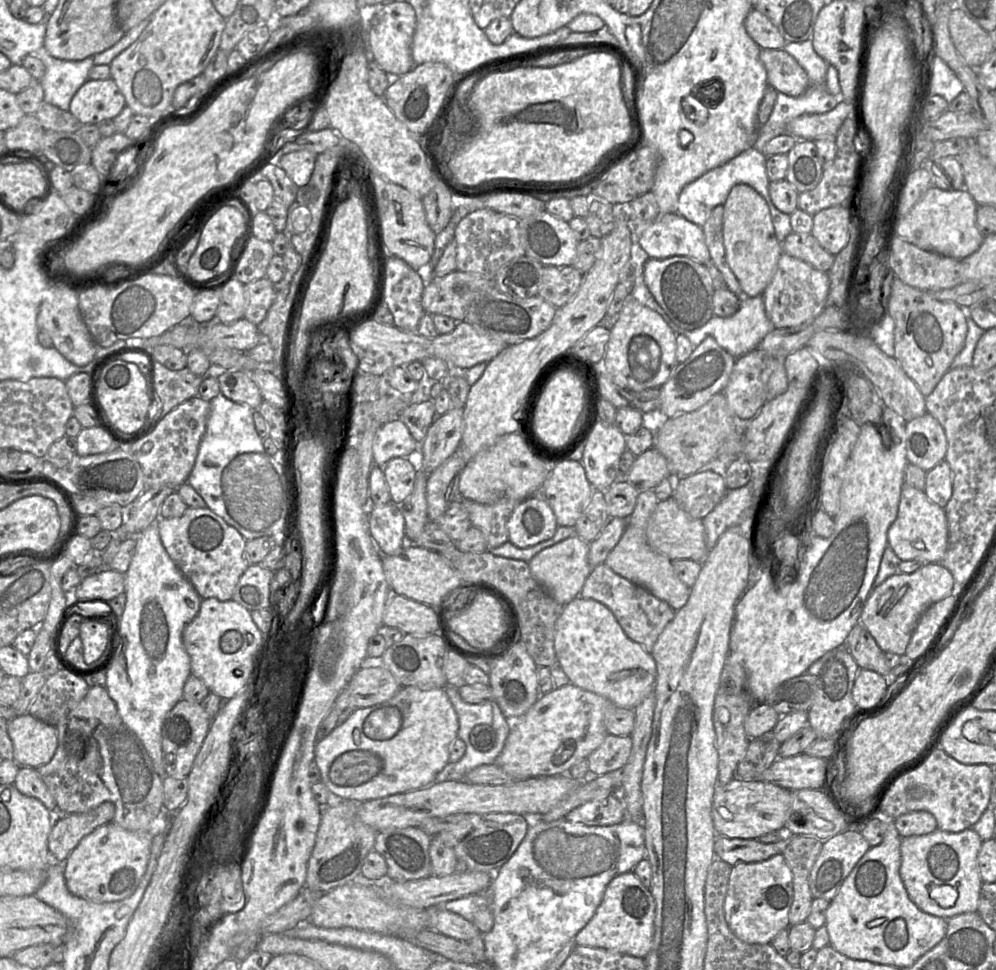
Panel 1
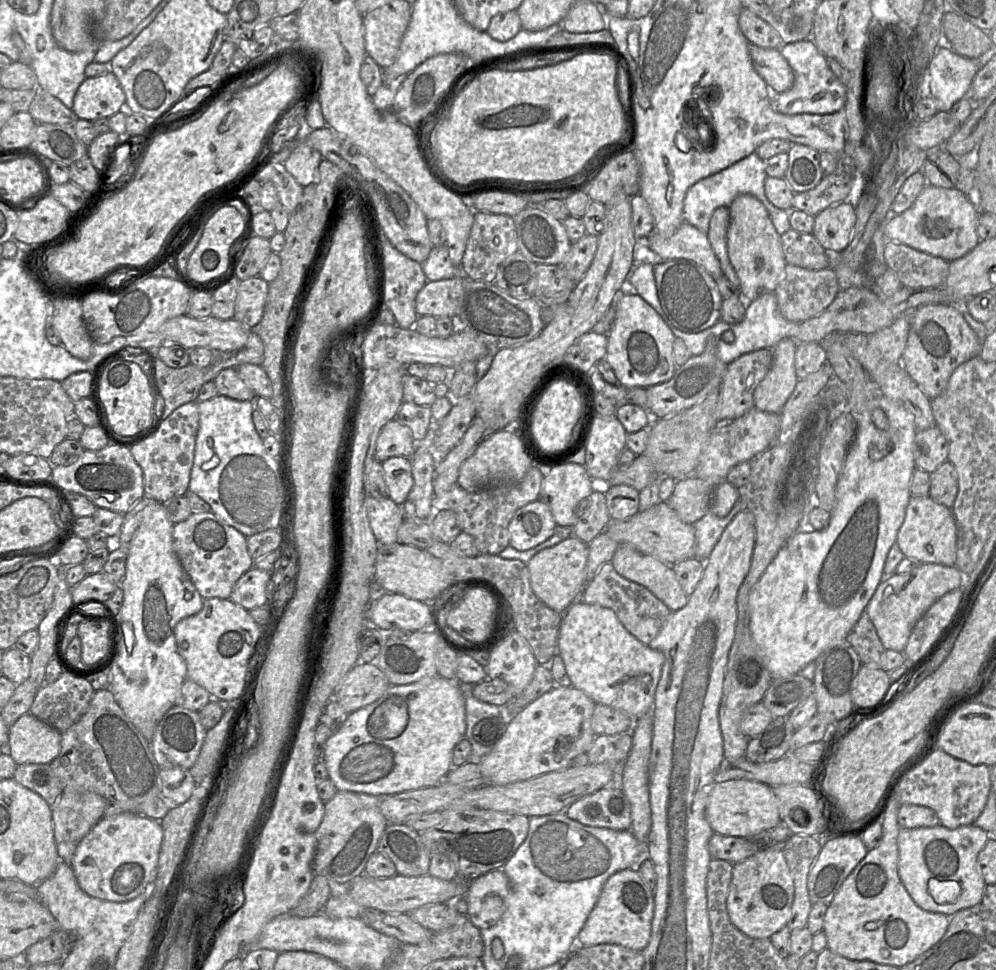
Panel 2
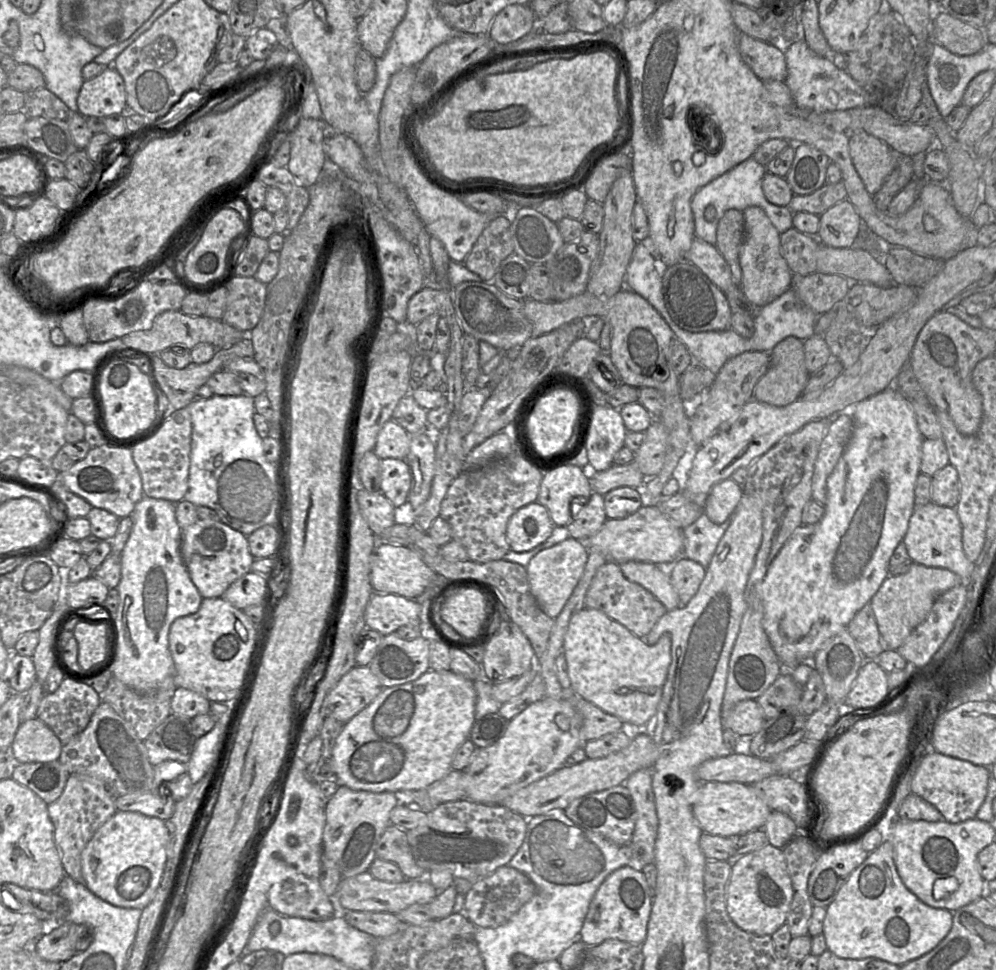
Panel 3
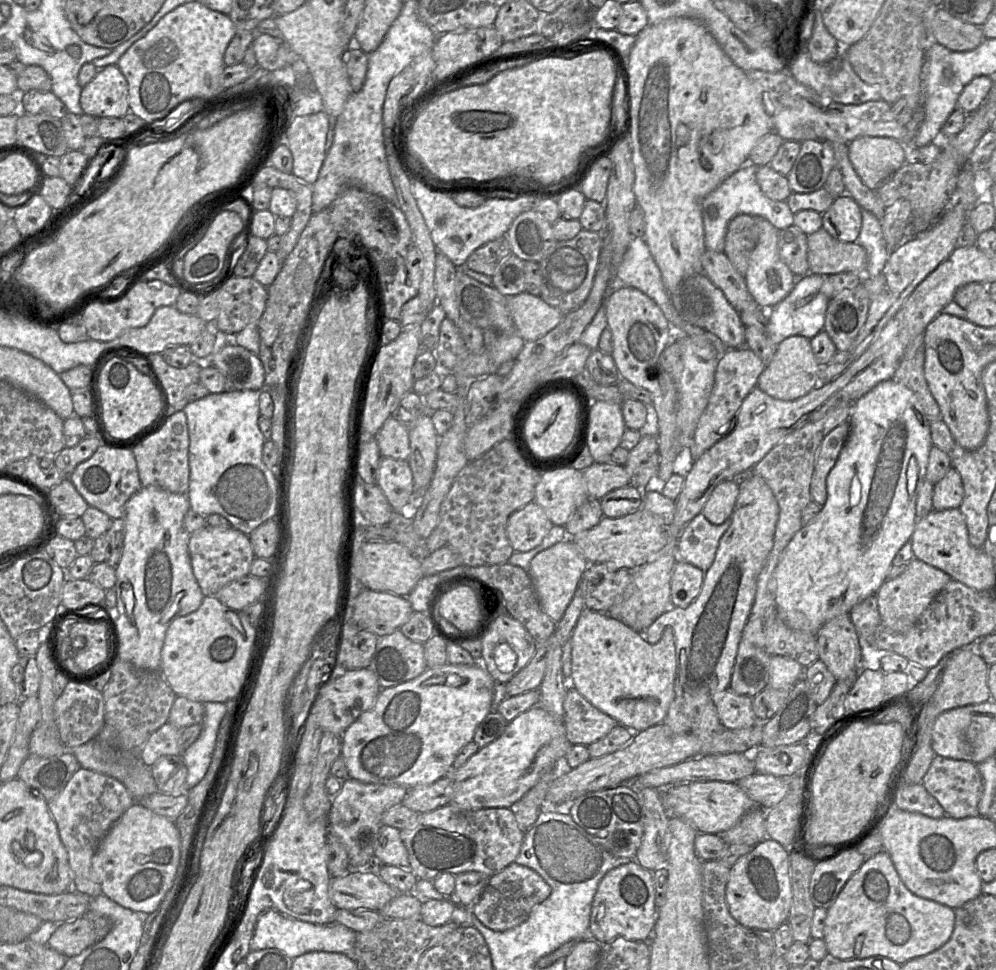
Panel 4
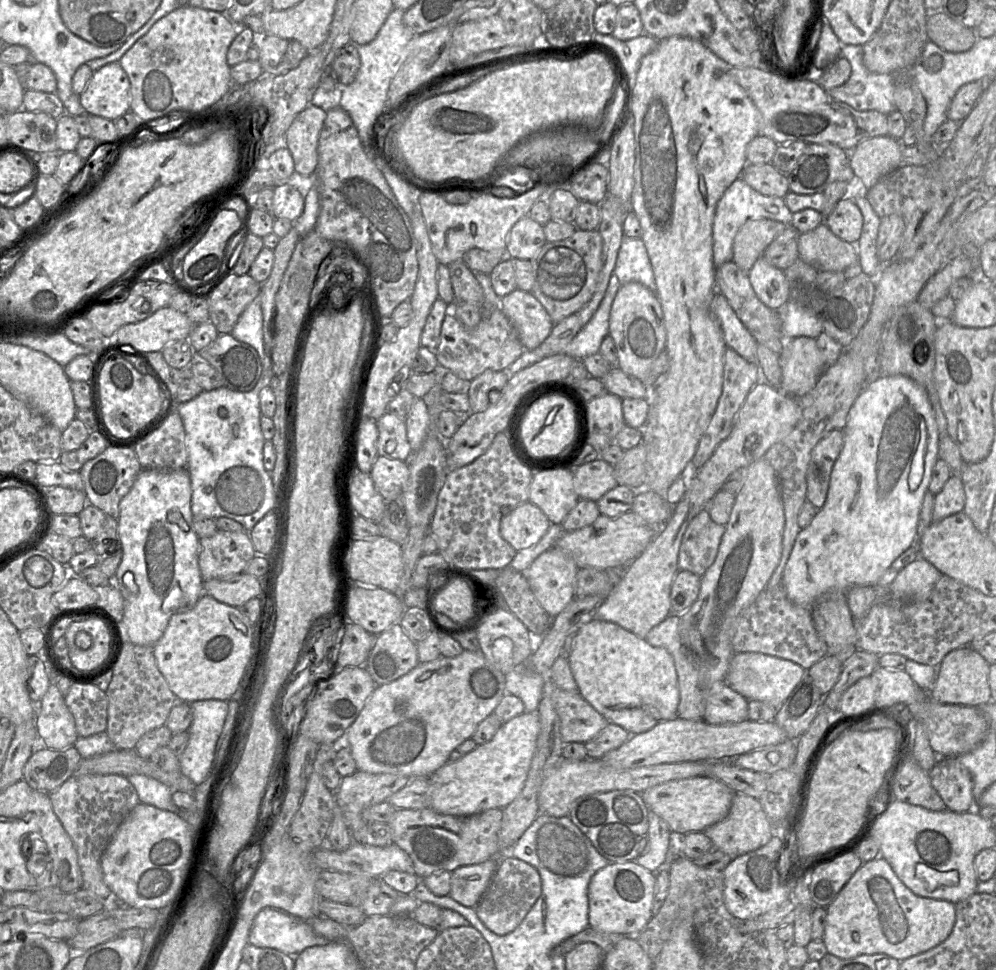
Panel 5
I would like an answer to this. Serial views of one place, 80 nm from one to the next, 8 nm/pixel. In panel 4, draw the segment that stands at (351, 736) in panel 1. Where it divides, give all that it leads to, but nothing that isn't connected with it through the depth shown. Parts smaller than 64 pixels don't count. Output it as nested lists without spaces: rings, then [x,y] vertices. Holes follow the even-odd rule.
[[[480,662],[474,665],[453,665],[446,663],[439,667],[426,668],[426,670],[416,678],[397,686],[382,688],[373,706],[363,712],[341,735],[341,756],[346,764],[349,778],[356,779],[366,784],[399,785],[412,789],[431,784],[441,777],[449,775],[455,757],[466,744],[473,741],[477,726],[491,712],[494,684],[494,680]]]

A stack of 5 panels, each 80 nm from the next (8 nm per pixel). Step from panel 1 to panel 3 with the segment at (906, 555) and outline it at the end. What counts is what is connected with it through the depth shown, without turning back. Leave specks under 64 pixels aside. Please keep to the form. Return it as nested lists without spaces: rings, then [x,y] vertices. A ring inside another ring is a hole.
[[[933,502],[915,505],[903,538],[909,559],[926,567],[948,569],[963,581],[970,578],[974,563],[966,557],[962,546],[962,527],[955,508],[939,506]]]

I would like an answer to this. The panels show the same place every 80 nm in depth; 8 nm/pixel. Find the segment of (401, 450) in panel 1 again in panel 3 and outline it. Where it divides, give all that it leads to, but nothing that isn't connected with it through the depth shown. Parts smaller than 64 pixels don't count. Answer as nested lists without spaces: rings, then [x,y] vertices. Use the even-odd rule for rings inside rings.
[[[387,421],[380,430],[374,453],[380,460],[405,460],[410,451],[411,435],[393,421]]]

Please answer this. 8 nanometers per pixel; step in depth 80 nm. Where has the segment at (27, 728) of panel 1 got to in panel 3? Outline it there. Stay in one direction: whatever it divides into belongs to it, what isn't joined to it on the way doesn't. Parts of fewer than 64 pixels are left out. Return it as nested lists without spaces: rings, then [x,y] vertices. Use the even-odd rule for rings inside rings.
[[[38,718],[20,723],[10,748],[14,763],[55,761],[61,751],[60,739]]]

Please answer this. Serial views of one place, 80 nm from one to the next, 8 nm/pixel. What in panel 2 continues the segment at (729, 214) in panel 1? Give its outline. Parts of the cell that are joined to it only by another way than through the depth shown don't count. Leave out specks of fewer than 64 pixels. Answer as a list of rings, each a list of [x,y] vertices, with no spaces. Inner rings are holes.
[[[741,194],[729,206],[730,223],[727,231],[729,260],[740,281],[742,297],[752,302],[767,293],[774,293],[785,276],[781,235],[776,231],[766,207],[754,196]]]

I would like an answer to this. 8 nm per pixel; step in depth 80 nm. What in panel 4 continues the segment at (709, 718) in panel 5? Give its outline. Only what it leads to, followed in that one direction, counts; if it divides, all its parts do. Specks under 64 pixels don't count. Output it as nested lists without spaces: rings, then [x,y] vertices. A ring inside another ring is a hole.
[[[730,688],[721,692],[717,713],[722,727],[727,729],[743,729],[758,724],[753,710],[752,697],[739,695]]]

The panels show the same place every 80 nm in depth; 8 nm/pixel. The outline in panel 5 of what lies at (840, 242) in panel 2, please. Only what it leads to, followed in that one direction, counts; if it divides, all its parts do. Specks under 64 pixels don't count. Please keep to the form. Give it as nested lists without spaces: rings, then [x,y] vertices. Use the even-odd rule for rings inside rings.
[[[844,197],[837,202],[832,212],[825,217],[825,224],[838,238],[856,244],[862,232],[863,216],[854,201]]]

